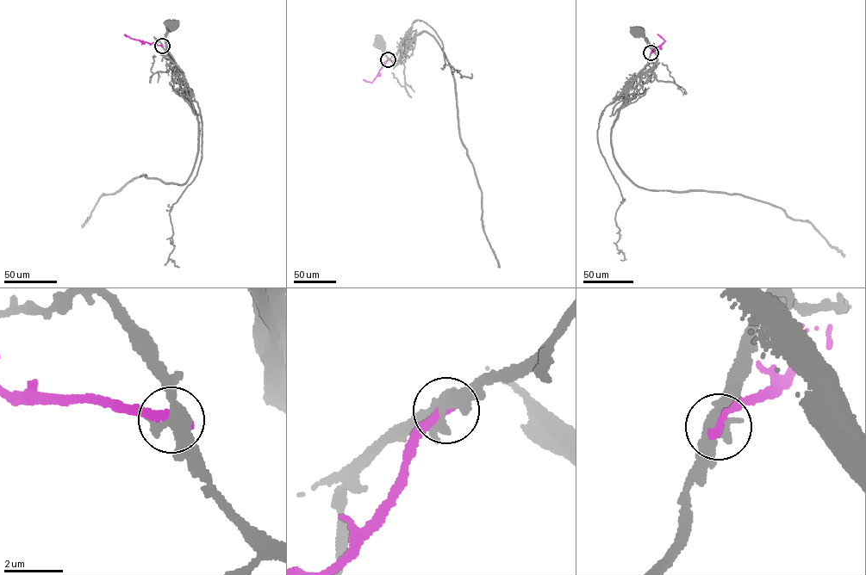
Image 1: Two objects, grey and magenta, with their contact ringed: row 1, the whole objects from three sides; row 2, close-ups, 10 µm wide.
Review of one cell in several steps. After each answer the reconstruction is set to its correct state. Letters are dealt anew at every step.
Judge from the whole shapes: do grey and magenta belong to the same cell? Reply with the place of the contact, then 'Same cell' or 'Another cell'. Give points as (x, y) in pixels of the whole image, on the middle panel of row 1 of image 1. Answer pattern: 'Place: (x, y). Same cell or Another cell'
Place: (388, 59). Another cell

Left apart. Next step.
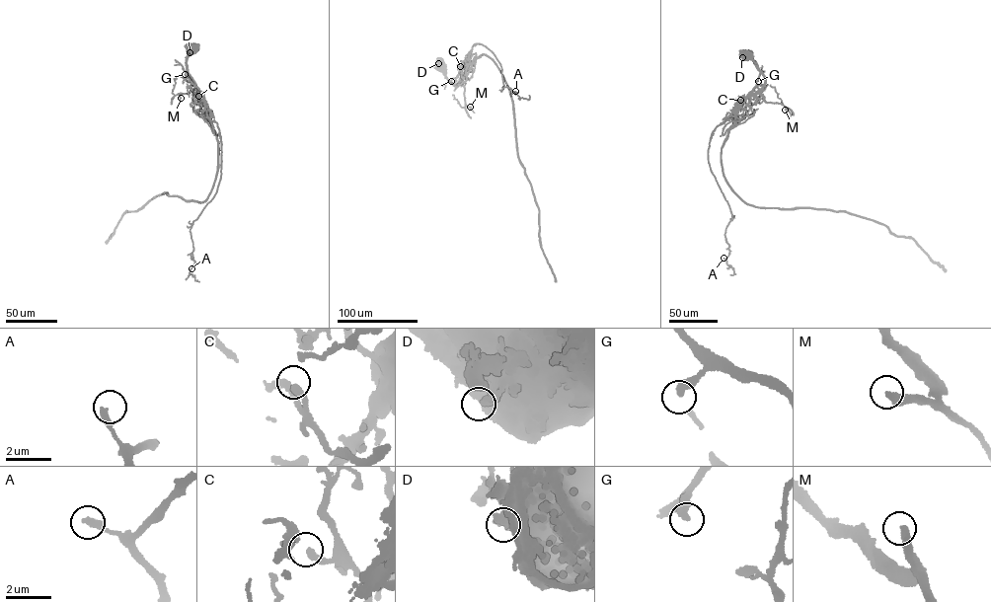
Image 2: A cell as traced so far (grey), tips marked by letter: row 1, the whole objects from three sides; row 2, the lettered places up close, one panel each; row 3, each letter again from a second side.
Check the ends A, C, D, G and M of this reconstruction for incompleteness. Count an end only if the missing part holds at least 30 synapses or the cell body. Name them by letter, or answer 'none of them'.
M

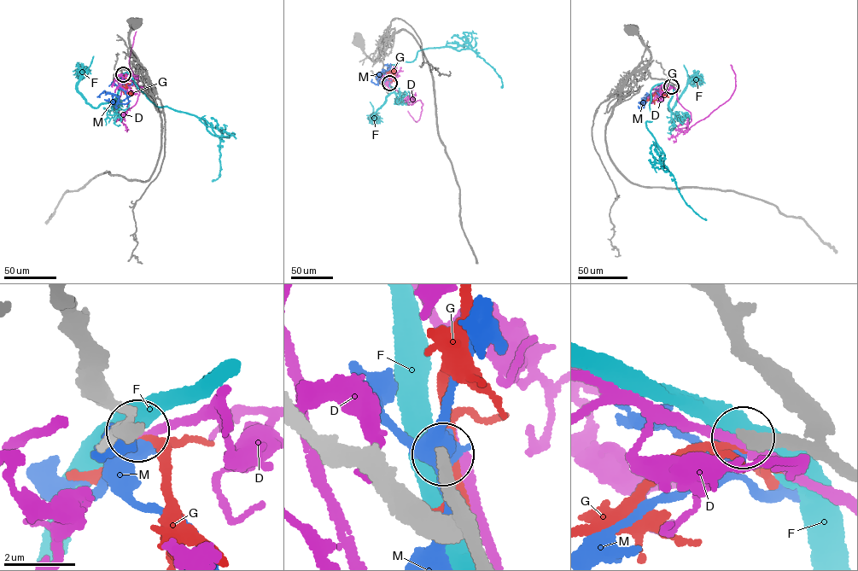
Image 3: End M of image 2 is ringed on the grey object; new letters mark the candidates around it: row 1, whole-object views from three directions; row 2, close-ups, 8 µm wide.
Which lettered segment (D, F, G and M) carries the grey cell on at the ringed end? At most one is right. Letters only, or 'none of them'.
none of them

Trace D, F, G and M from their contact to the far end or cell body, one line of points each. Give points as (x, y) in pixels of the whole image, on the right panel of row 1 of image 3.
D: (671, 86), (679, 102), (691, 113), (691, 121), (686, 127), (689, 129), (730, 97), (735, 85), (731, 65)
F: (671, 86), (658, 84), (651, 89), (653, 117), (646, 126), (685, 202), (706, 219)
G: (671, 86), (662, 89), (661, 96), (652, 101), (655, 98)
M: (671, 86), (650, 94), (644, 107), (642, 101), (656, 93), (644, 95)

